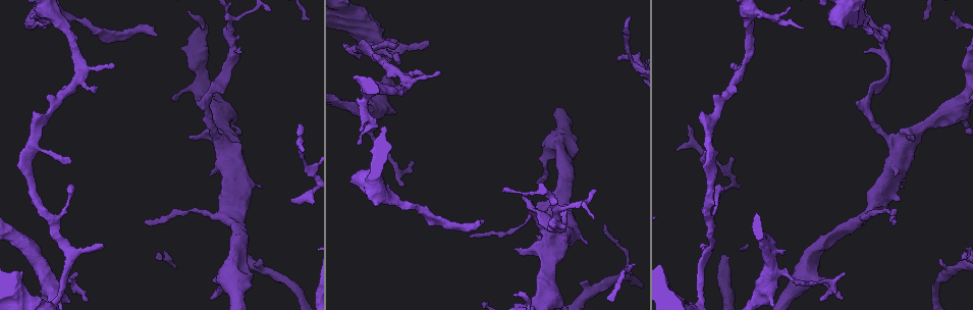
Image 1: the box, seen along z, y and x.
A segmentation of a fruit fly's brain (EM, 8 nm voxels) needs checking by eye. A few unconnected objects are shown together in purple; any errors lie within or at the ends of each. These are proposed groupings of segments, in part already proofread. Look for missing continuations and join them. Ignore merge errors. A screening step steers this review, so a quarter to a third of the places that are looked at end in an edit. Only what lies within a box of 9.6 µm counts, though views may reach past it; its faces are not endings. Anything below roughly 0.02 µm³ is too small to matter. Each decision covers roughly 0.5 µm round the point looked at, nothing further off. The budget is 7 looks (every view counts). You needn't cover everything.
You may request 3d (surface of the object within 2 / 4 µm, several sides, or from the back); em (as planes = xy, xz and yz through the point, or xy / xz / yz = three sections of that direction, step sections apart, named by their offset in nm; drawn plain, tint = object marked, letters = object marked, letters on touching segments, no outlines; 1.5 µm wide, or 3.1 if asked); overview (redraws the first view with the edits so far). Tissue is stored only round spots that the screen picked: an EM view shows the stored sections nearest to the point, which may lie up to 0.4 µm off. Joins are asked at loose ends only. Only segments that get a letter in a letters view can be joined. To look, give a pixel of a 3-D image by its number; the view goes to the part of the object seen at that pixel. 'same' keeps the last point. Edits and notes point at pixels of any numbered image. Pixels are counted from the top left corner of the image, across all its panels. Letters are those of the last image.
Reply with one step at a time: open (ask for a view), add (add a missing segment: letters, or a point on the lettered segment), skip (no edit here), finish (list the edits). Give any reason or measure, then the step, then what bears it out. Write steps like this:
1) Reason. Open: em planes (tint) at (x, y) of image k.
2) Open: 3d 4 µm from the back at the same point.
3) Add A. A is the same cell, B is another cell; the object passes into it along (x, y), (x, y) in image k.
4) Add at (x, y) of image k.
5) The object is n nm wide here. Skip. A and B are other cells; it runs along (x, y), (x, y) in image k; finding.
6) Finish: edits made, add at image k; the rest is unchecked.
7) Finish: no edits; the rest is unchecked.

End of a long branch. Open: em planes (plain) at (484, 222) of image 1.

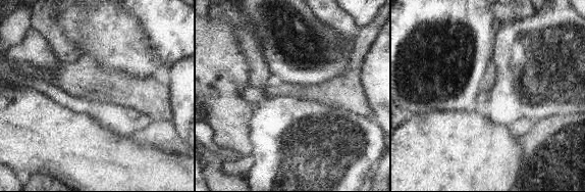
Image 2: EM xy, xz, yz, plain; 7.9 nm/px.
What lies round it. Open: em planes (letters) at the same point.

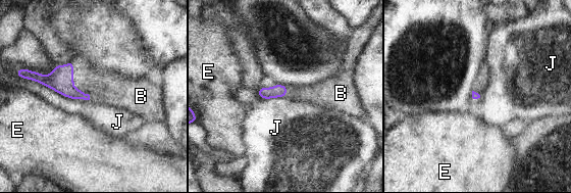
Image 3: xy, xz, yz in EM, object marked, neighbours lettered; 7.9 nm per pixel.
Add B. B is the same cell, E and J are other cells; it goes on there.

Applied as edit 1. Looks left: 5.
Open: overview.

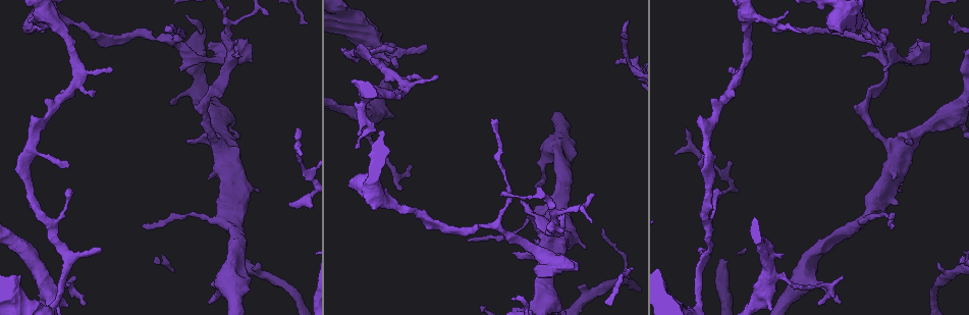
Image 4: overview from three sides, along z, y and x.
Free end. Open: 3d 2 µm at (260, 264) of image 4.

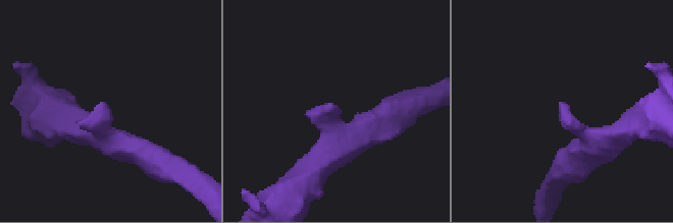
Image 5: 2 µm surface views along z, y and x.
The arms are 260, 280 nm wide. Open: em yz step 4 (letters) at (101, 102) of image 5.

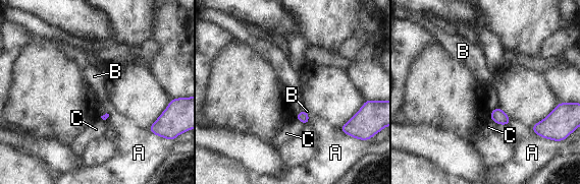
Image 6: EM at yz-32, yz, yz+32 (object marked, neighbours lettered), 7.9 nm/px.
Cut it another way. Open: em planes (letters) at the same point.

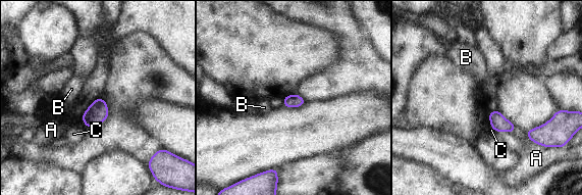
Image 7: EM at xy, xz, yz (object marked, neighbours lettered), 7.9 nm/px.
The longest contact is with A, 180 nm. Skip. A, B and C are other cells; a border runs along (525, 131), (531, 140), (541, 145) in image 7; none of them fits.

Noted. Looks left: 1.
Finish: edits made, add at image 3; the rest is unchecked.

